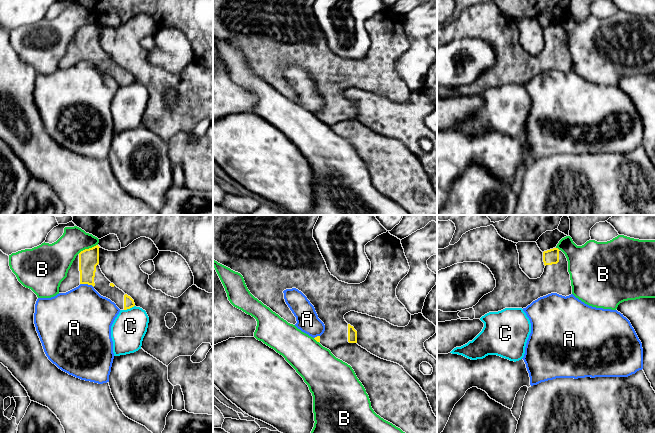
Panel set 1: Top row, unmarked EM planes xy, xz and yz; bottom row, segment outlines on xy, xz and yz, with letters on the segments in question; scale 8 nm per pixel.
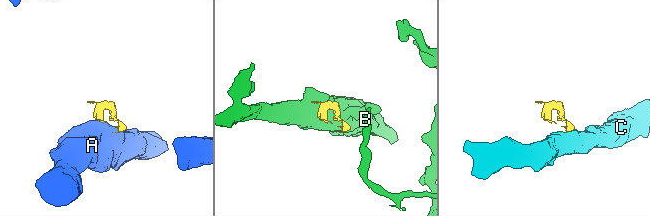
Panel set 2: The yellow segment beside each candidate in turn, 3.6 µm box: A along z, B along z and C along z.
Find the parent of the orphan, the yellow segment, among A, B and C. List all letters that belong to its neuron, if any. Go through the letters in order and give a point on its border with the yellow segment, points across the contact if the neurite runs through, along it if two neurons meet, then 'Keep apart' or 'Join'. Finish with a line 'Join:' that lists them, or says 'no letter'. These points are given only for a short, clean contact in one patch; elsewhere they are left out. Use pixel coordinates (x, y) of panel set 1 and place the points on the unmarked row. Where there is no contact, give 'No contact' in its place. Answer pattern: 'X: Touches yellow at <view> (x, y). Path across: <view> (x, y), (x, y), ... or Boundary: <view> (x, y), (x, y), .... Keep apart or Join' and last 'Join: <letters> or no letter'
A: Touches yellow at xy (87, 59). Boundary: xy (80, 59), (86, 59), (93, 63). Keep apart
B: Touches yellow at xy (87, 25). Keep apart
C: Touches yellow at xy (129, 84). Boundary: xy (134, 81), (124, 86). Keep apart
Join: no letter

